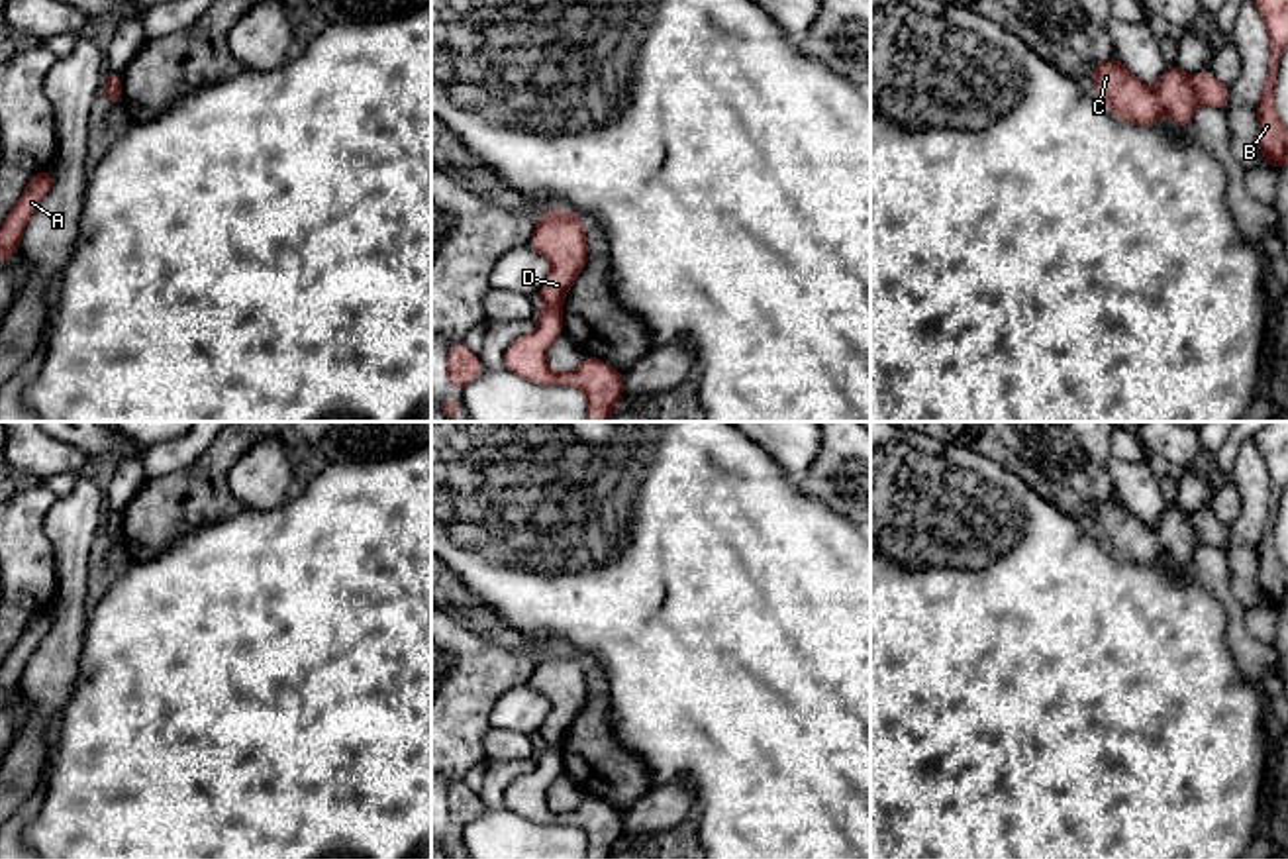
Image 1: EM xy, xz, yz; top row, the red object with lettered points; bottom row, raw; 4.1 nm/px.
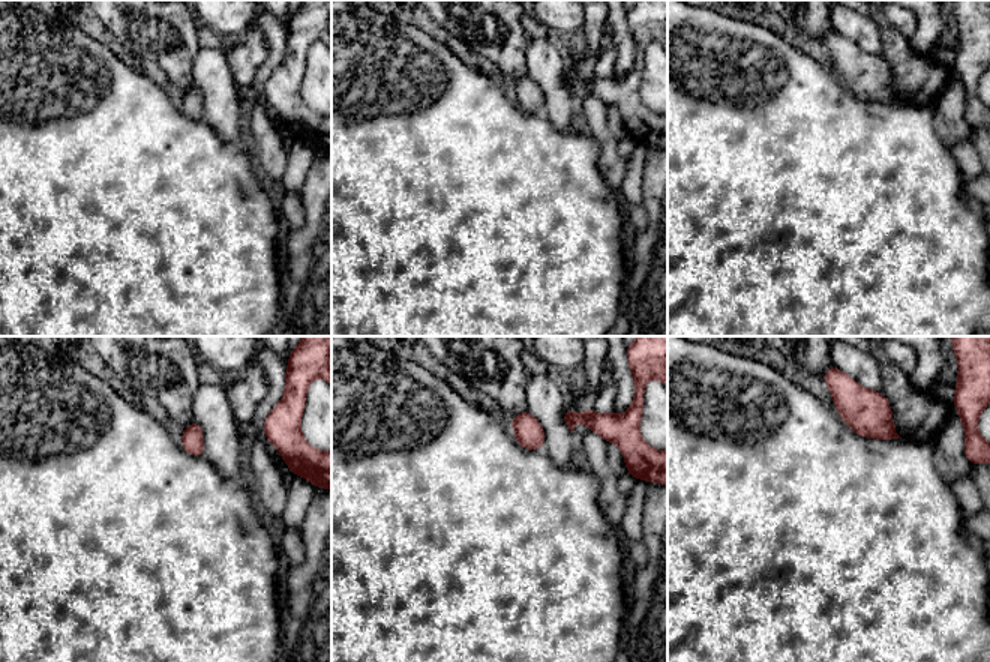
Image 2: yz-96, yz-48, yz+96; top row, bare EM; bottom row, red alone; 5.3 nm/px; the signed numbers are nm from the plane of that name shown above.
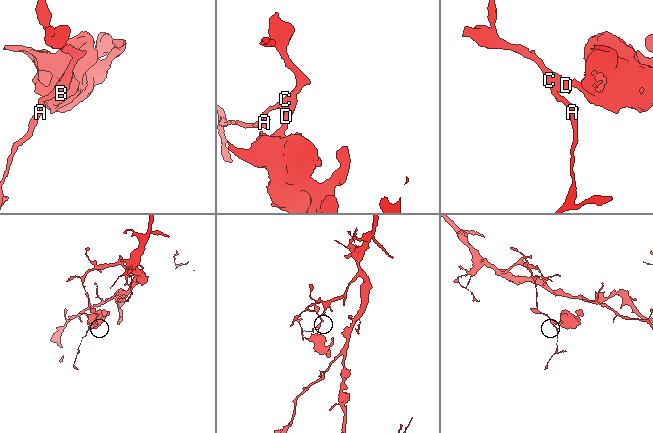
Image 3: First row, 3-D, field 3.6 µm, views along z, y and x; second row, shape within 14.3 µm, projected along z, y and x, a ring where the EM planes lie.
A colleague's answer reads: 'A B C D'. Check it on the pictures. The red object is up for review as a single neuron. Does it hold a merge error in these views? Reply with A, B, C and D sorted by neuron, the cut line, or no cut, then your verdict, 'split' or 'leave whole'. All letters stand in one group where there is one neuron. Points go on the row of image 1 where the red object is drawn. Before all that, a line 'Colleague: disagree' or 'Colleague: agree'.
Colleague: disagree
A C D / B | yz (1190, 77), (1198, 102) | split

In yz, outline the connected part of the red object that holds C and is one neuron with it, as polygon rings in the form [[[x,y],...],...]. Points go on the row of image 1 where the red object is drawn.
[[[1119,59],[1092,69],[1094,90],[1106,102],[1115,120],[1149,127],[1161,116],[1170,116],[1184,129],[1192,126],[1198,98],[1192,76],[1170,67],[1155,88],[1137,80]]]

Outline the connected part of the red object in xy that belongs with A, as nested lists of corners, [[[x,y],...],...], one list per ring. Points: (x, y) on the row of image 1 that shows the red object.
[[[51,169],[39,171],[37,175],[31,177],[22,198],[6,216],[0,227],[0,265],[4,265],[20,249],[22,233],[29,218],[41,206],[51,188],[53,188]]]

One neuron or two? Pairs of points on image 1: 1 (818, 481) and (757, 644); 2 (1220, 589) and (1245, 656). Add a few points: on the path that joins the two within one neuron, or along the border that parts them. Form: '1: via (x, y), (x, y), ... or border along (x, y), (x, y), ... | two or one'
1: border along (796, 485), (804, 495), (849, 520) | two
2: via (1230, 605), (1236, 612), (1236, 634), (1239, 640) | one

